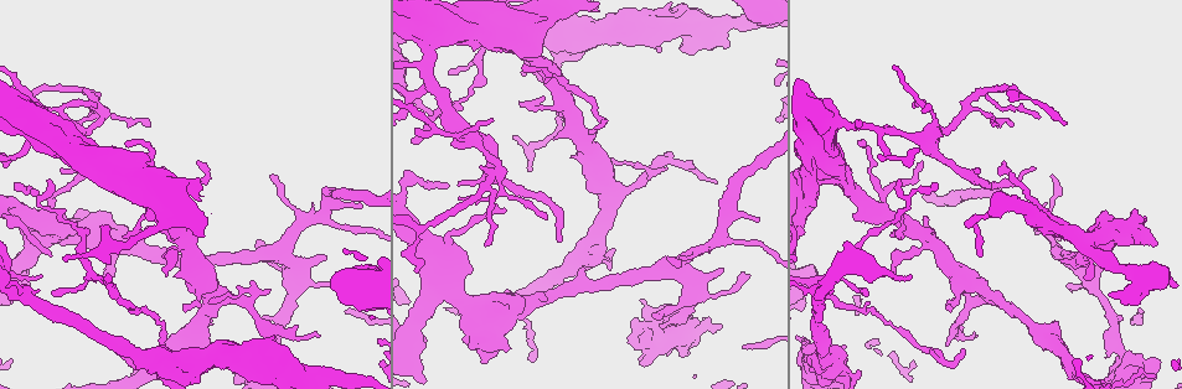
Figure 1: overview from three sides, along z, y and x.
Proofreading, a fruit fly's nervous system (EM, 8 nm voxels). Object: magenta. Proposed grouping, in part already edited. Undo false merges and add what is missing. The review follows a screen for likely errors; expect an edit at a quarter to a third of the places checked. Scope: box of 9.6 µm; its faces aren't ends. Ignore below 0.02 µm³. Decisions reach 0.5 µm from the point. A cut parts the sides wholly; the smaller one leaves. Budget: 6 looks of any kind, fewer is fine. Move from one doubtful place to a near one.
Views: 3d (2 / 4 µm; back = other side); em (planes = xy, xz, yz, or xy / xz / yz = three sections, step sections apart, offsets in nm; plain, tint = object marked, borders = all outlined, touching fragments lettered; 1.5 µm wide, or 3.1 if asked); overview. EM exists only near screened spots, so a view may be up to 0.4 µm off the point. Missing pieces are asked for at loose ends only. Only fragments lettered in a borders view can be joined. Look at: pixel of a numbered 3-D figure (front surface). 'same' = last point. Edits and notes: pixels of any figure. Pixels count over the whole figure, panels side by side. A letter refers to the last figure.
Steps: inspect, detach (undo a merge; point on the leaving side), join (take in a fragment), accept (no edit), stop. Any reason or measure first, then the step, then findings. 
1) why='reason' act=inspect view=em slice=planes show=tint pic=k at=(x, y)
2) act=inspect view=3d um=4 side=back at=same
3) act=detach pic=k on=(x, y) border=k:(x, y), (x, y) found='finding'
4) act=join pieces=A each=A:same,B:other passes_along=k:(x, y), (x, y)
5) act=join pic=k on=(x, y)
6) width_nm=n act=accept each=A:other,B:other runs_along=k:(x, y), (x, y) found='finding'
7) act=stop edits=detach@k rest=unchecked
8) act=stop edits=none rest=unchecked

why='thin end' act=inspect view=em slice=xy step=8 show=borders pic=1 at=(965, 349)

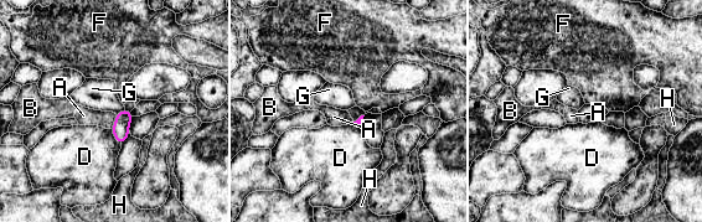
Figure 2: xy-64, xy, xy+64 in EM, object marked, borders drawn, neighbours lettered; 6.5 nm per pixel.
why='cut it another way' act=inspect view=em slice=planes show=borders at=same

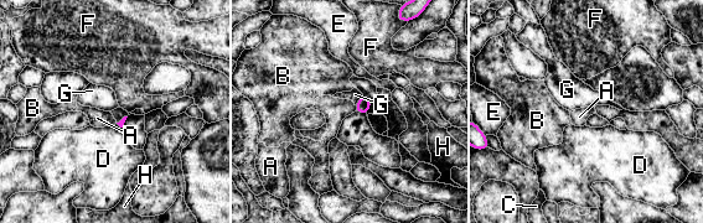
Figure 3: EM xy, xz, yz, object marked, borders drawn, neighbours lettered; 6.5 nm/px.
act=accept each=A:other,B:other,C:other,D:other,E:other,F:other,G:other,H:other border=3:(362, 94), (355, 104) found='no lettered fragment goes on from it'

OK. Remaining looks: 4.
act=inspect view=em slice=planes show=borders pic=1 at=(914, 106)

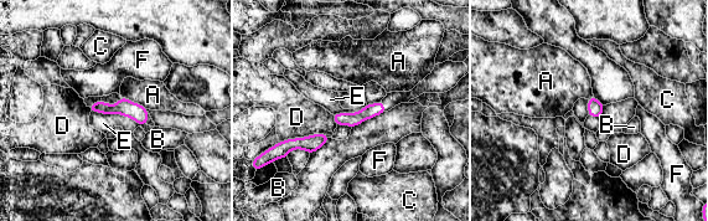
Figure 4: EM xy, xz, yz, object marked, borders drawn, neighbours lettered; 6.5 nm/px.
width_nm=90 act=accept each=A:other,B:other,C:other,D:other,E:other,F:other border=4:(91, 111), (119, 113), (146, 126) found='none of them fits'

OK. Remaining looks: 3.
why='an open end' act=inspect view=em slice=planes show=borders pic=1 at=(462, 200)

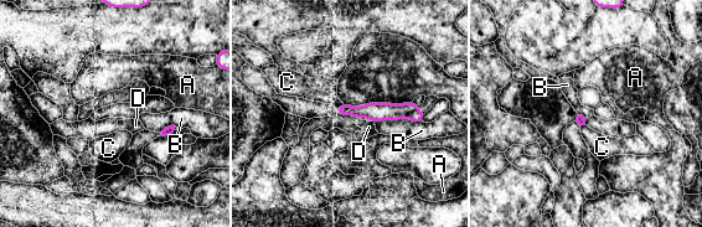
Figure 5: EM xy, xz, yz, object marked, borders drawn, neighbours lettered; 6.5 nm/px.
longest_contact=B:320nm act=accept each=A:other,B:other,C:other,D:other border=5:(422, 120), (403, 117), (375, 123) found='no lettered fragment goes on from it'

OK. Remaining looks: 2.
act=stop edits=none rest=unchecked

